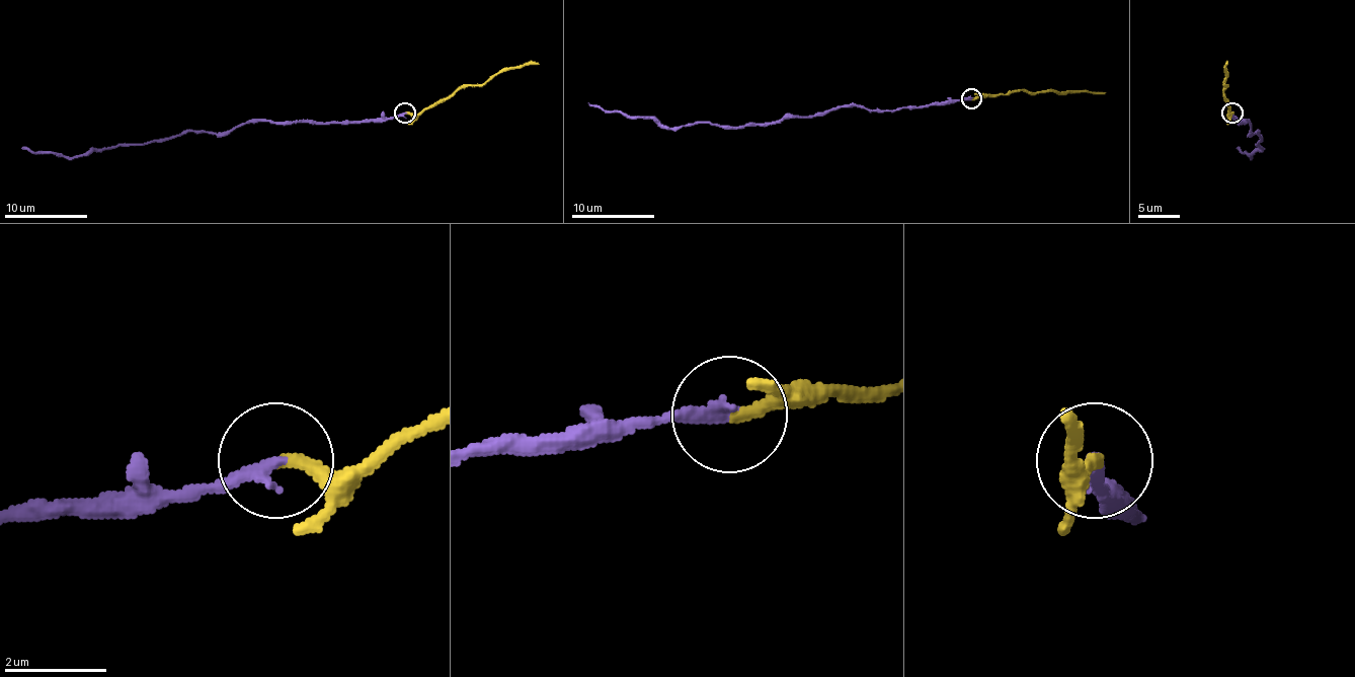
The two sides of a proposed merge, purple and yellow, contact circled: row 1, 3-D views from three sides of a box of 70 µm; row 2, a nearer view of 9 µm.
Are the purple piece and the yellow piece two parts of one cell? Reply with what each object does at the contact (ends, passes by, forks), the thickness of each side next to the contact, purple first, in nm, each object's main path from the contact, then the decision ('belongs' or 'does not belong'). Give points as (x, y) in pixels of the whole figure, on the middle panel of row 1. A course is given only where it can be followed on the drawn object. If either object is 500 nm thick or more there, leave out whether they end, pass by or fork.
purple ends; yellow ends; calibres 280 and 260 nm; course purple (971, 98), (894, 110), (835, 106), (744, 127), (689, 123), (659, 127), (645, 117), (601, 110), (588, 102); course yellow (971, 100), (1025, 90), (1106, 92); belongs

